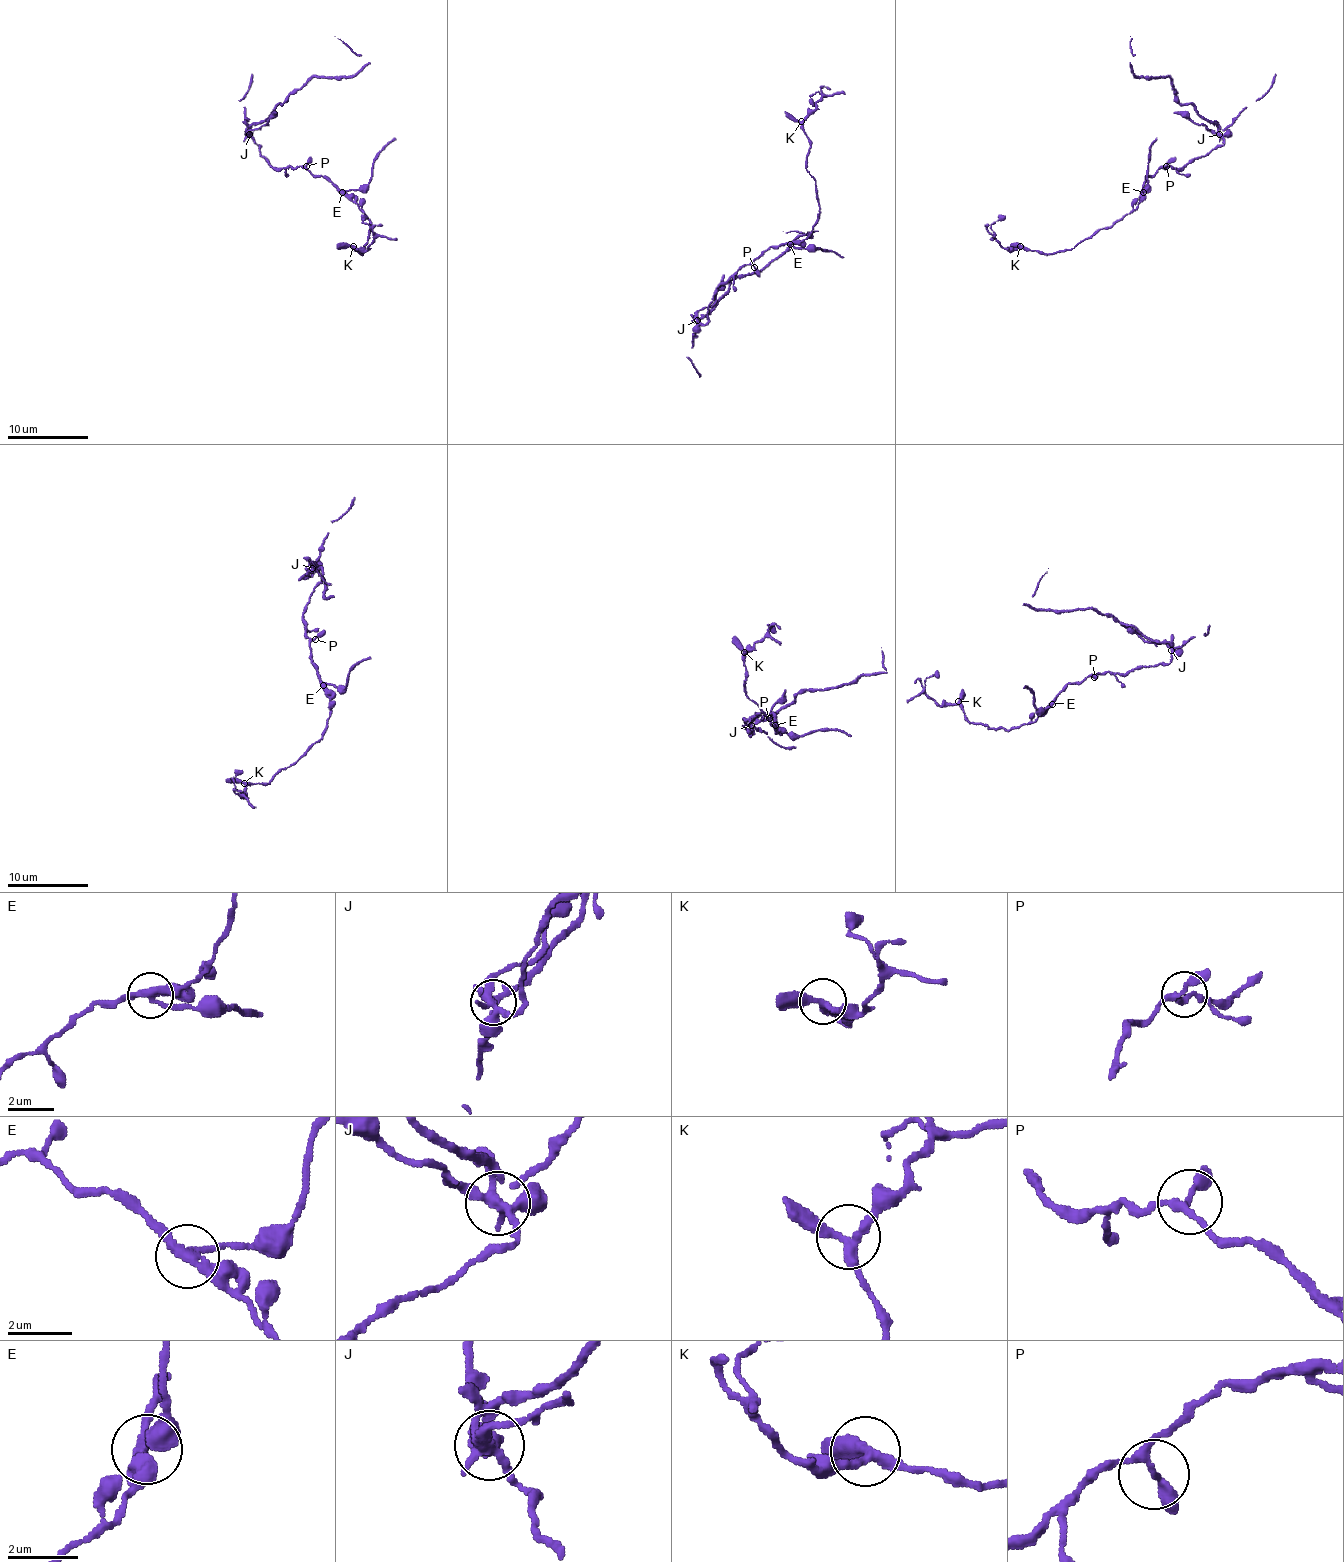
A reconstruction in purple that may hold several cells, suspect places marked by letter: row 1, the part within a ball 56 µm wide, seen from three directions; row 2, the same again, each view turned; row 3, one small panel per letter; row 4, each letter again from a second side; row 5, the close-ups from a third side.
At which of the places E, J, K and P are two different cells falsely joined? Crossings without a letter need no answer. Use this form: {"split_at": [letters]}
{"split_at": ["E", "J"]}

